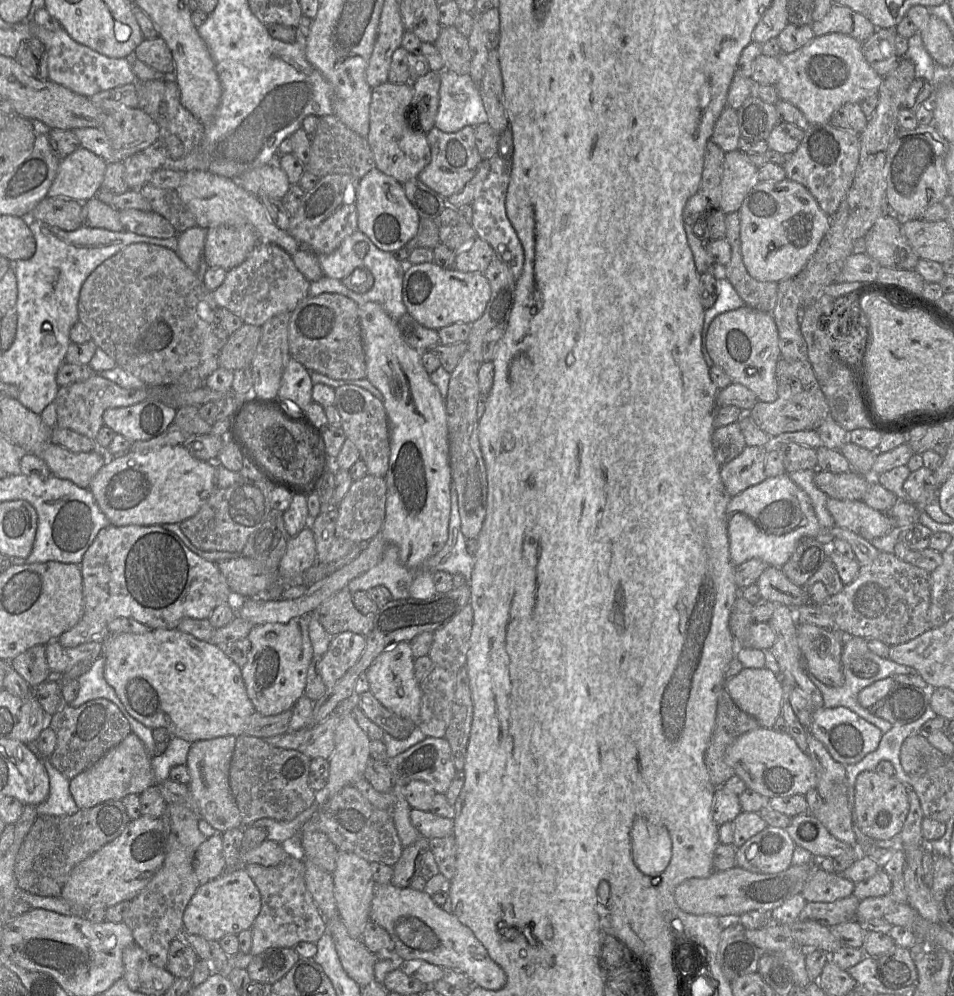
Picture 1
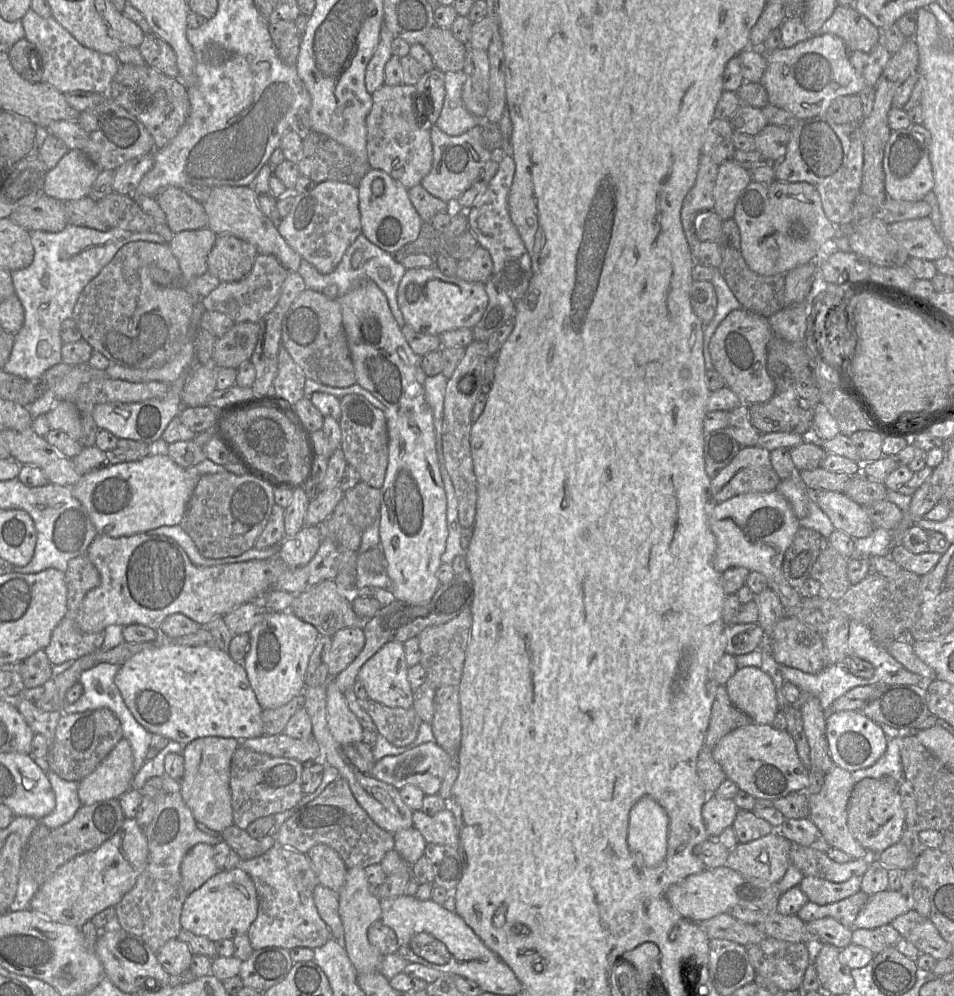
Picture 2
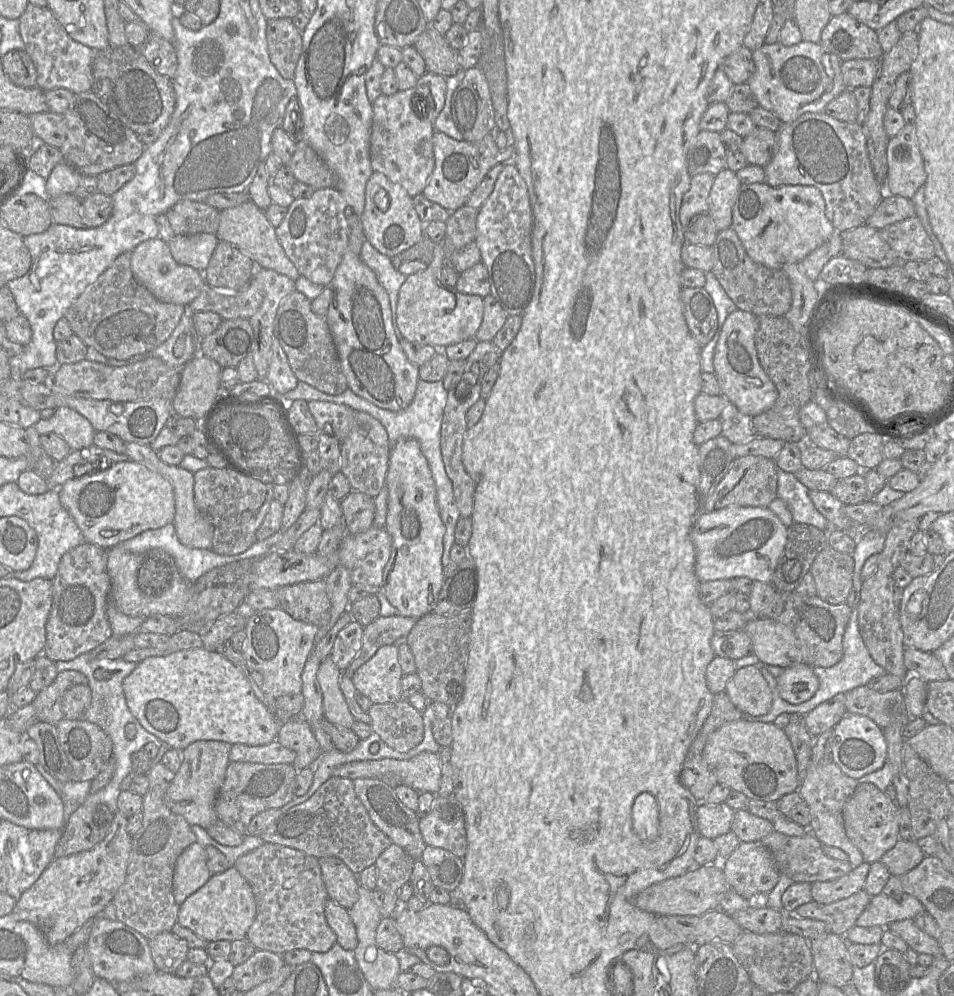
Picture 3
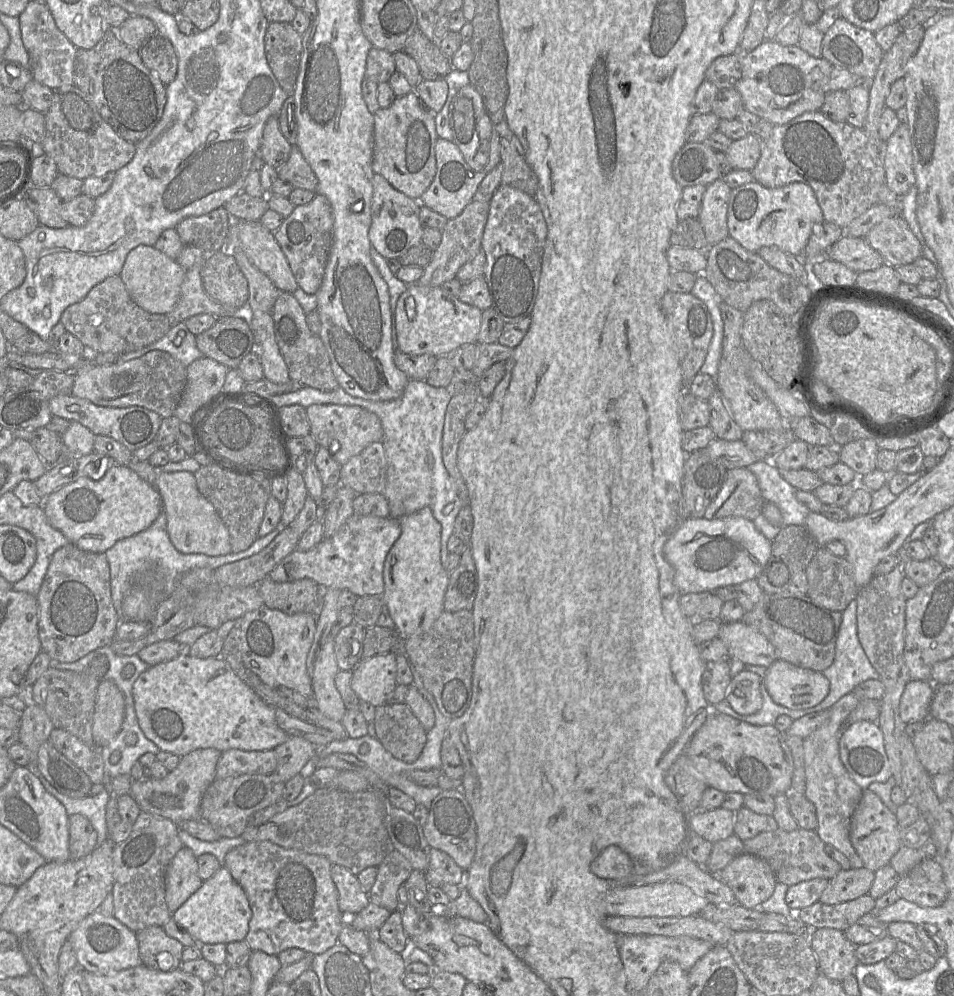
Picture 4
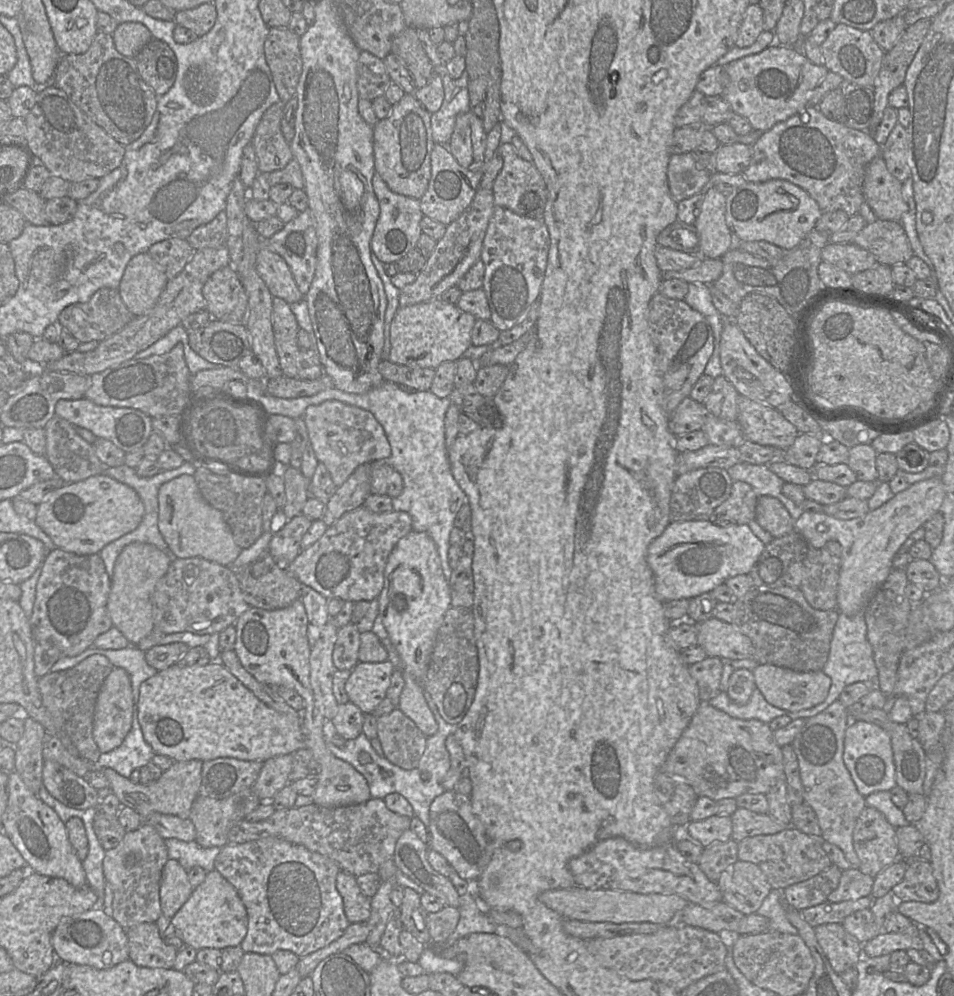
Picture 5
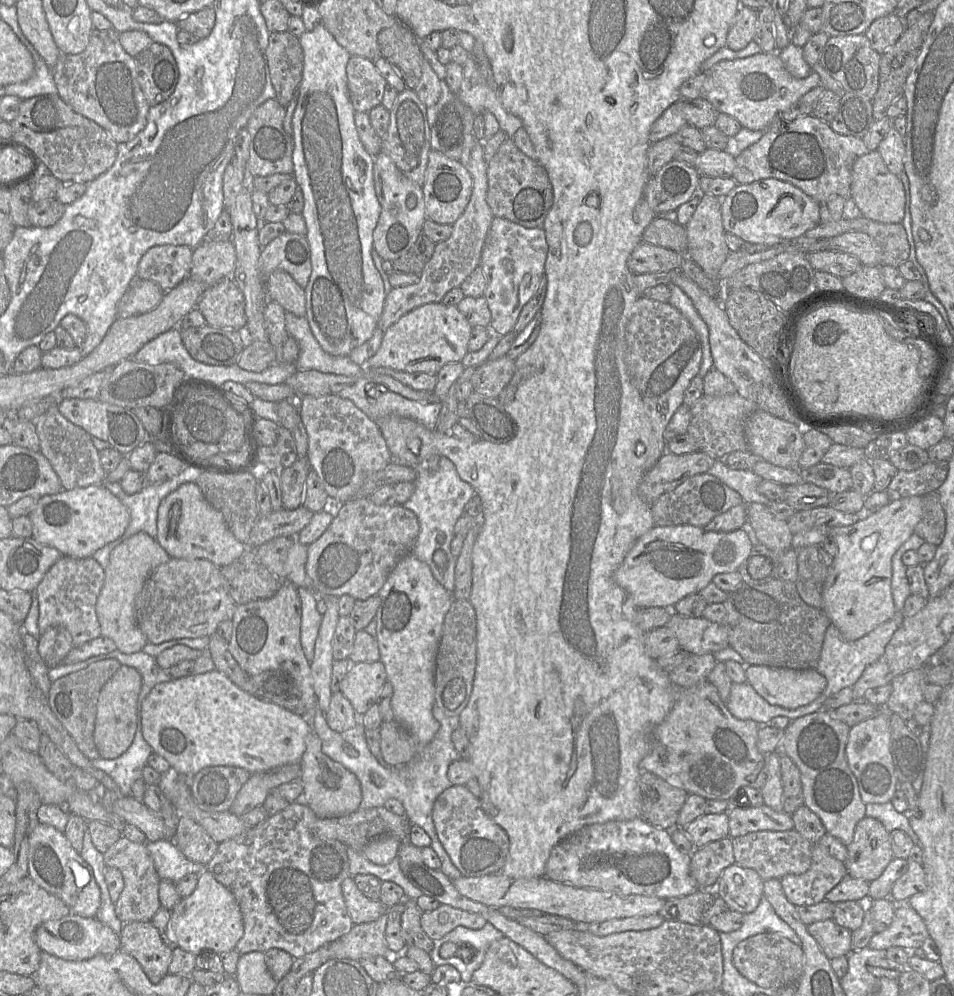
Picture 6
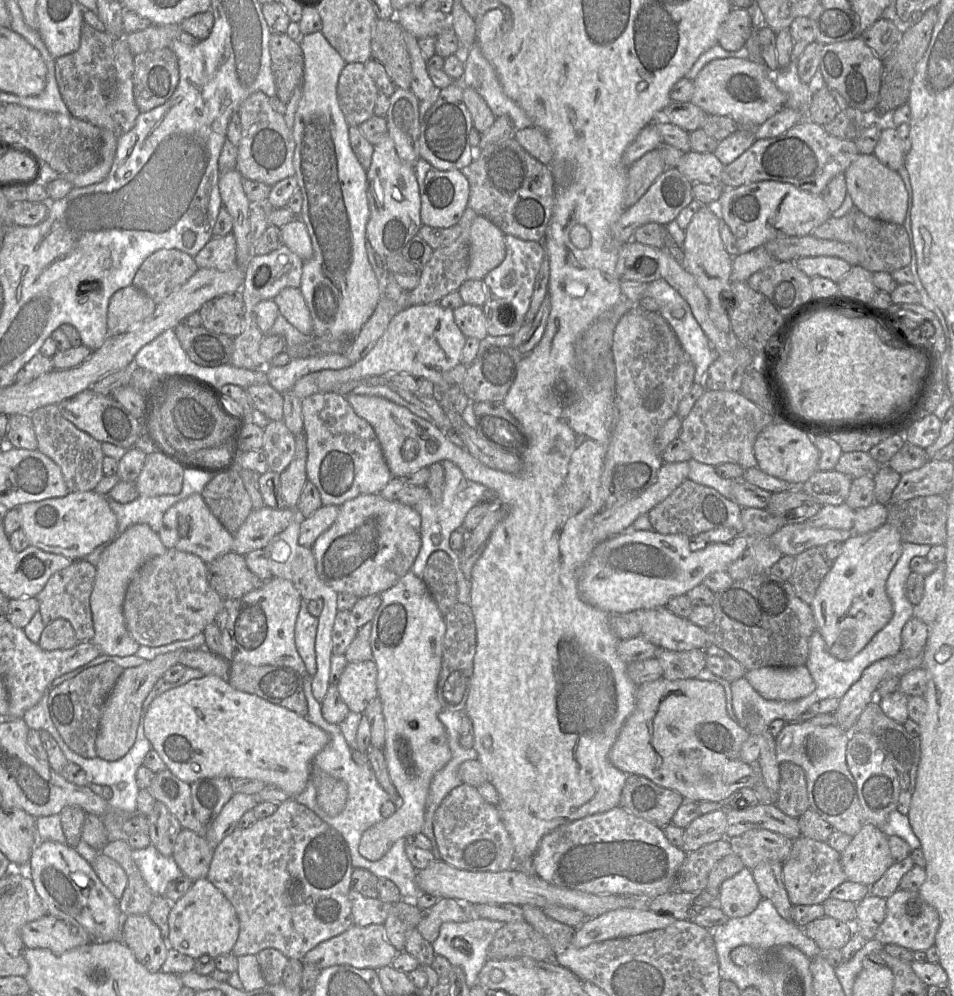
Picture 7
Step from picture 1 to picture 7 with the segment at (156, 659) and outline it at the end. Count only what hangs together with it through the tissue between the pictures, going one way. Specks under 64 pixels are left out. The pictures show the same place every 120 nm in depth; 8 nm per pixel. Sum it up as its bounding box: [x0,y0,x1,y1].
[144,675,330,798]

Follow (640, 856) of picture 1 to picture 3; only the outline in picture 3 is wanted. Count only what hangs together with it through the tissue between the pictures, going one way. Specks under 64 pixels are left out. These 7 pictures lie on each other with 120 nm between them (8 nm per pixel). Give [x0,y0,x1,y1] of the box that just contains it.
[632,792,659,842]

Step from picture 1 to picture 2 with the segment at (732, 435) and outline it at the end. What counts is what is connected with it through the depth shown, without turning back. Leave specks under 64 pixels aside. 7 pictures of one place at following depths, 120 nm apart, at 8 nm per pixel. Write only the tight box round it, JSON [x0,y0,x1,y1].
[704,428,740,479]

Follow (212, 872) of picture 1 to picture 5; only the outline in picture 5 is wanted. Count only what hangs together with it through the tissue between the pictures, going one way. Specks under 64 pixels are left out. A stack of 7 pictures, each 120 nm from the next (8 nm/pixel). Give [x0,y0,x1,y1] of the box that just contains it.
[160,859,193,918]

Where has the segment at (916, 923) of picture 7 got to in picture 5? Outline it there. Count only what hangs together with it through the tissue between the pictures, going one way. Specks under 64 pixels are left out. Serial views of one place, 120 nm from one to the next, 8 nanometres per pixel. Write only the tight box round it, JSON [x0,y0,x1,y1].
[862,924,923,957]

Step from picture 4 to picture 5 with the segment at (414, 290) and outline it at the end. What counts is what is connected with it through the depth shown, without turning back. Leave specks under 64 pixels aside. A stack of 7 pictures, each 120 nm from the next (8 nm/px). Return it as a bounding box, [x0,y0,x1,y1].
[389,298,476,369]

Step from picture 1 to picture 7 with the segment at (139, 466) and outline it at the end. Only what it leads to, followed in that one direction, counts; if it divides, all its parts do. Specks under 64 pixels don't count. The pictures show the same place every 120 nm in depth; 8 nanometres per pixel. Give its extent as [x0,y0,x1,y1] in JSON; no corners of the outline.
[18,491,117,560]

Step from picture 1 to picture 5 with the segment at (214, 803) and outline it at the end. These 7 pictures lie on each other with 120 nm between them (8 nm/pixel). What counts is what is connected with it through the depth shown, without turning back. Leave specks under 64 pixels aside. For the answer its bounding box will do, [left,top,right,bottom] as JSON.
[99,760,202,819]

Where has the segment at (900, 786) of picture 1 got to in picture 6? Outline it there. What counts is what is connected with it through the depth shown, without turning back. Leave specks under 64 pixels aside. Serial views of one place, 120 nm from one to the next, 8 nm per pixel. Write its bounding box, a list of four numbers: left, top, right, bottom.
[843,816,893,882]

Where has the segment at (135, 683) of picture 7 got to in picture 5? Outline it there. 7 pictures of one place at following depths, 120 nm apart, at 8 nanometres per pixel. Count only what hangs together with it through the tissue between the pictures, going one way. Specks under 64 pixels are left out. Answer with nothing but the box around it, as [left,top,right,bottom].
[93,667,133,753]

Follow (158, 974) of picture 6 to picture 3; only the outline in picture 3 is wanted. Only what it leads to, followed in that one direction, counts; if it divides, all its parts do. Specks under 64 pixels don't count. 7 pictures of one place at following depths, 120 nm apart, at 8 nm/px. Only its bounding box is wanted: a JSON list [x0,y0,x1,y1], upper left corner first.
[149,932,190,974]

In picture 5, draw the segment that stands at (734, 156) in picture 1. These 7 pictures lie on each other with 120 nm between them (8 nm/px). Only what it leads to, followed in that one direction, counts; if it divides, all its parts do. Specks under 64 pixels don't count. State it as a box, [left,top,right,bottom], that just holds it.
[694,186,734,259]

